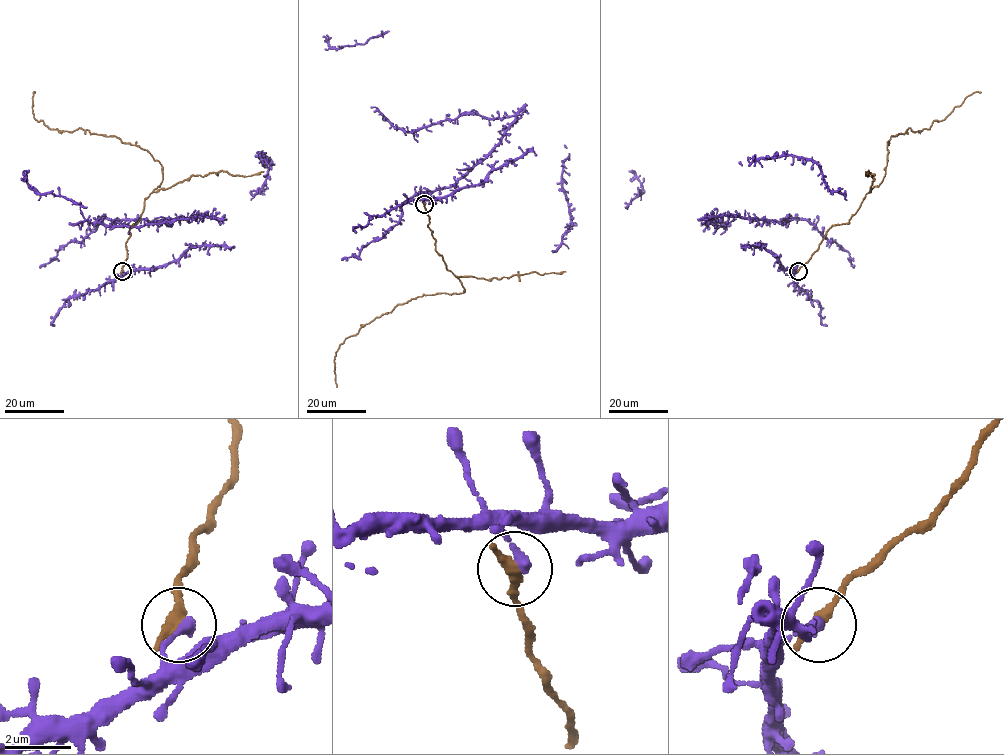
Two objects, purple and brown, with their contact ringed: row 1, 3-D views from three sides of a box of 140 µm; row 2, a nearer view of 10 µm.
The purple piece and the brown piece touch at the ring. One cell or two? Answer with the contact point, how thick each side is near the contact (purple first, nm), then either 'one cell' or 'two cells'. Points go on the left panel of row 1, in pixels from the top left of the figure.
(122, 271) | 320/440 nm | two cells

